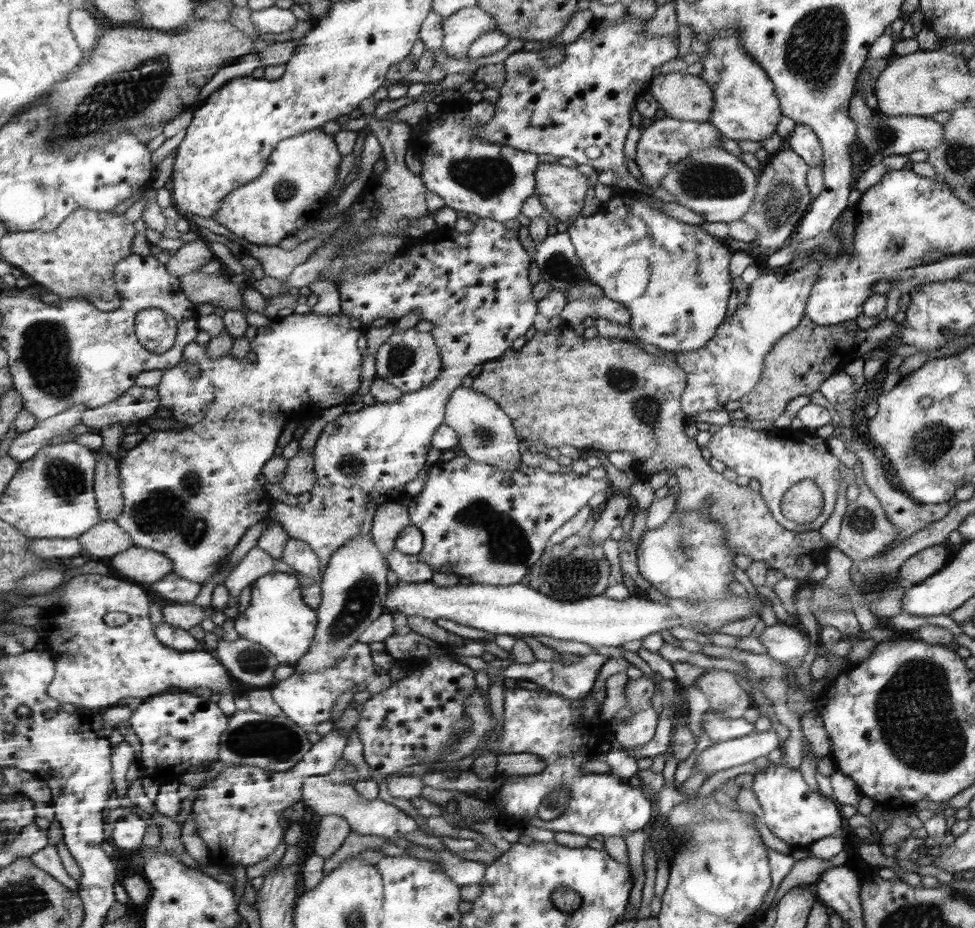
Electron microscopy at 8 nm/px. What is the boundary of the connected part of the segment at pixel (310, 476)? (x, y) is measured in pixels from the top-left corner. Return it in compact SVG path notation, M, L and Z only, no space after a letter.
M299 450L291 460L287 460L284 478L279 482L281 488L290 494L300 495L312 490L316 484L313 450Z

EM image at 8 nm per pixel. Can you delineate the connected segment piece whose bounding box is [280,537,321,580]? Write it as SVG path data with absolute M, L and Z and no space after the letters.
M290 537L285 544L281 558L301 576L312 576L318 580L321 567L319 556L310 548L309 544Z

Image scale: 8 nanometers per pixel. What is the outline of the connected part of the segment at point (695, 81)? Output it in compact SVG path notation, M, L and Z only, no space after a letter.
M687 72L660 74L653 78L648 90L669 117L709 122L714 97L702 77Z

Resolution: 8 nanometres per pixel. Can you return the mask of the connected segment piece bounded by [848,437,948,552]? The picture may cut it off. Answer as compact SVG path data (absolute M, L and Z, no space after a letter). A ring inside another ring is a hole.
M856 437L851 441L852 444L848 444L848 450L854 453L854 455L860 459L862 463L862 472L863 472L863 481L869 486L869 489L881 500L882 508L884 512L887 513L887 517L891 520L891 523L897 528L895 532L897 535L895 539L891 542L891 545L888 545L883 552L887 550L892 550L895 546L898 546L905 538L907 539L914 531L918 531L923 526L927 524L940 520L944 518L944 515L948 509L947 504L923 504L916 503L915 500L912 500L906 493L900 493L900 490L890 482L888 478L884 476L884 468L880 461L876 459L876 456L866 448L866 444L863 444L860 439ZM882 474L882 476L880 476Z

